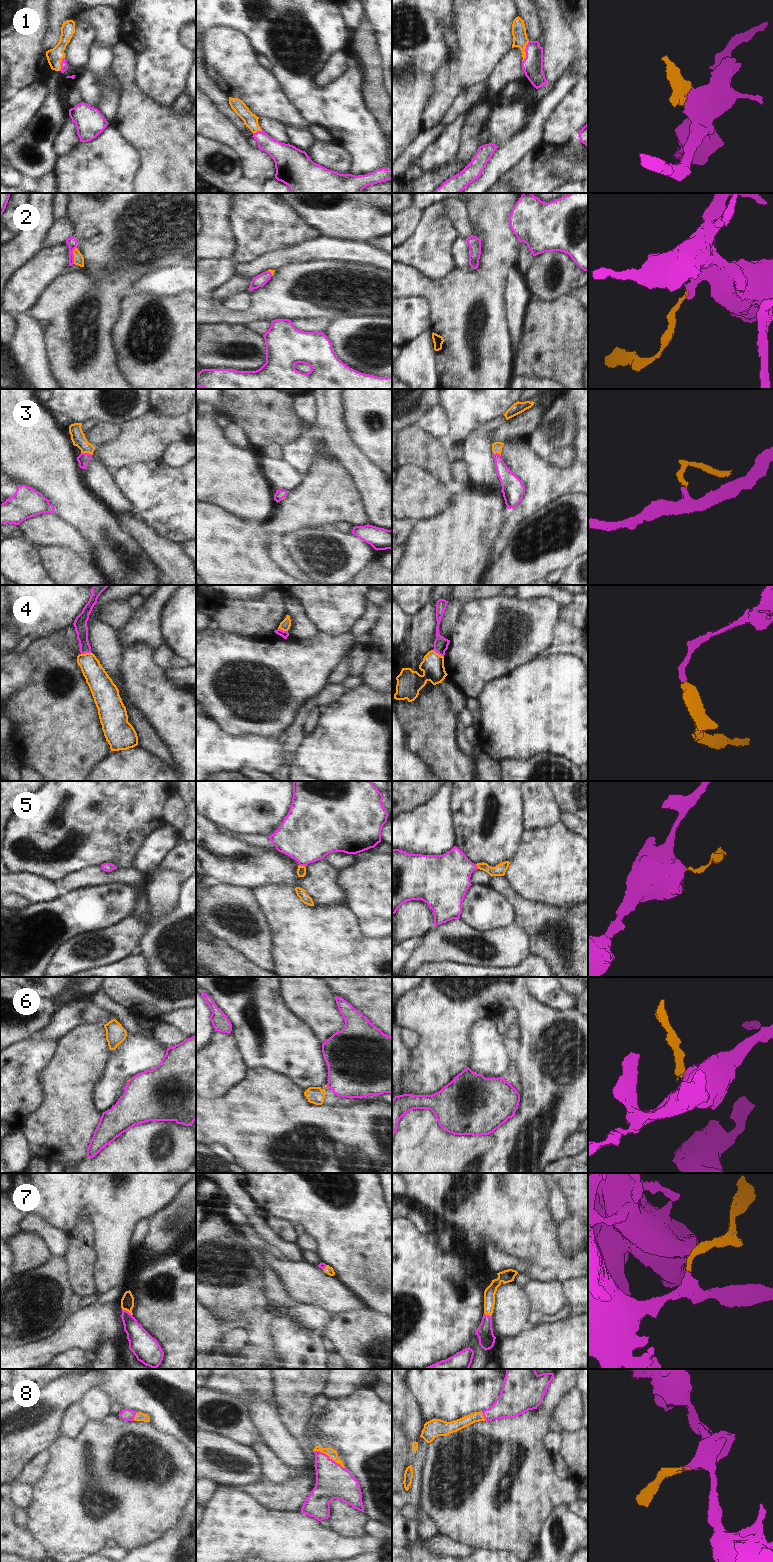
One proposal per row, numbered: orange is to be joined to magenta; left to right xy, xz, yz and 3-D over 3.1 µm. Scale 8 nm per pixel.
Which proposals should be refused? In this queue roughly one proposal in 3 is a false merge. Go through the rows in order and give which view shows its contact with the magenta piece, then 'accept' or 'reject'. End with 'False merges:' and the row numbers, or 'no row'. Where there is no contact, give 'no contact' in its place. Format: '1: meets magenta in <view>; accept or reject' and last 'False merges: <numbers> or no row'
1: meets magenta in yz; accept
2: meets magenta in xy; accept
3: meets magenta in xy; accept
4: meets magenta in yz; reject
5: meets magenta in xz; accept
6: meets magenta in xy; reject
7: meets magenta in xy; accept
8: meets magenta in xz; accept
False merges: 4, 6

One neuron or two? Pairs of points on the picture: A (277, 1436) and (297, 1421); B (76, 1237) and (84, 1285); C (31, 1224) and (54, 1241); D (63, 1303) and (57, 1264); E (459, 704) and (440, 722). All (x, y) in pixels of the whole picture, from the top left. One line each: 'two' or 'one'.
A: two
B: one
C: one
D: one
E: two

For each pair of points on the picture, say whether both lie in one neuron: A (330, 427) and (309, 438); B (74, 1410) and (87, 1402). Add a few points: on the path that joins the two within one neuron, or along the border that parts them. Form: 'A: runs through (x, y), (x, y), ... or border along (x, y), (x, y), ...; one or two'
A: border along (315, 428), (322, 439); two
B: border along (76, 1403), (88, 1419); two

